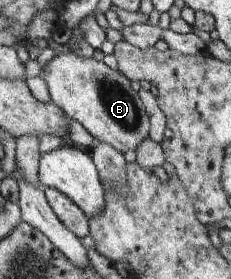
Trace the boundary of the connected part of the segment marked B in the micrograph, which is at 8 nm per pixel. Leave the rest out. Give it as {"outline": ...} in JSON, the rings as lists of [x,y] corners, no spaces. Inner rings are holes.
{"outline":[[[57,53],[45,65],[31,57],[25,64],[25,78],[41,77],[48,86],[53,103],[64,114],[81,123],[97,140],[114,146],[124,153],[129,148],[136,150],[139,143],[148,137],[149,114],[141,104],[139,93],[131,88],[131,81],[111,69],[104,61],[93,56],[83,58],[73,53]]]}

